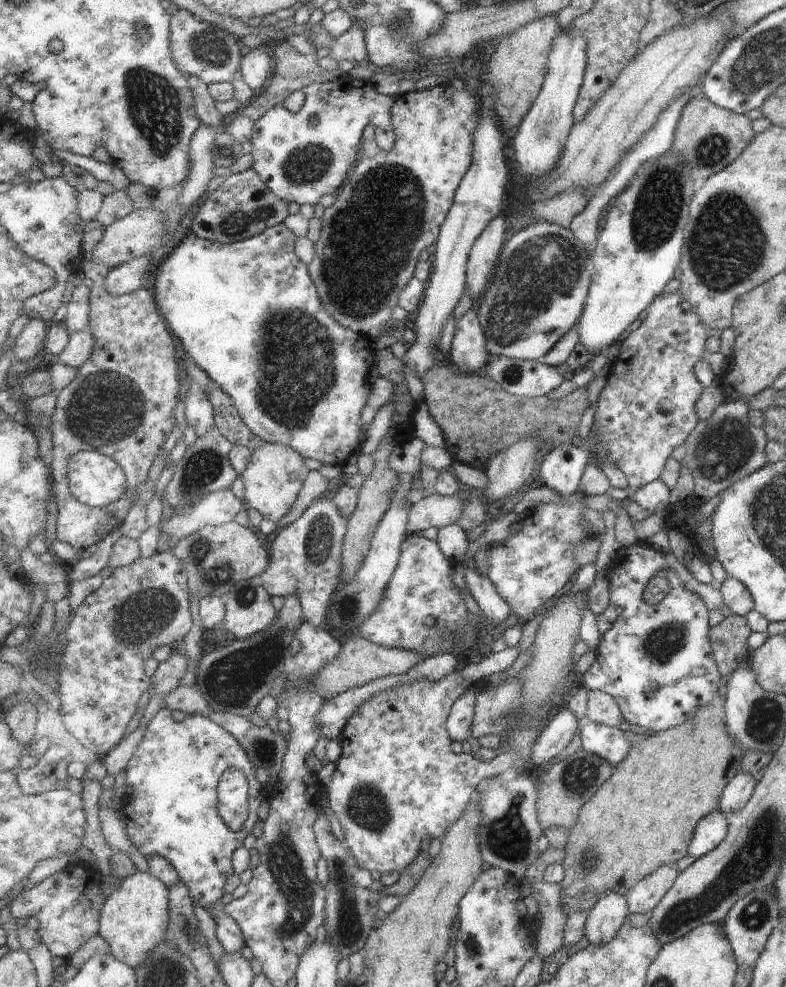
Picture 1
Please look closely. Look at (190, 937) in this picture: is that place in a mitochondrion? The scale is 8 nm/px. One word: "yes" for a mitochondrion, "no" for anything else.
yes

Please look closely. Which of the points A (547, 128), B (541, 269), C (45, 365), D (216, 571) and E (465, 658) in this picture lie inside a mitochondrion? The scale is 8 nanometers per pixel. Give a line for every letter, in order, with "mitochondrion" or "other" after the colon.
A: mitochondrion
B: mitochondrion
C: other
D: mitochondrion
E: other

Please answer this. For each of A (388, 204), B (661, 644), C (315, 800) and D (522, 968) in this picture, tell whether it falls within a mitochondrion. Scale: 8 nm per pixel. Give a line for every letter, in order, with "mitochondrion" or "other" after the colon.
A: mitochondrion
B: mitochondrion
C: other
D: other

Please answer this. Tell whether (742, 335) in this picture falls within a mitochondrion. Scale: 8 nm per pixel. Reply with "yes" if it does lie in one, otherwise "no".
no

